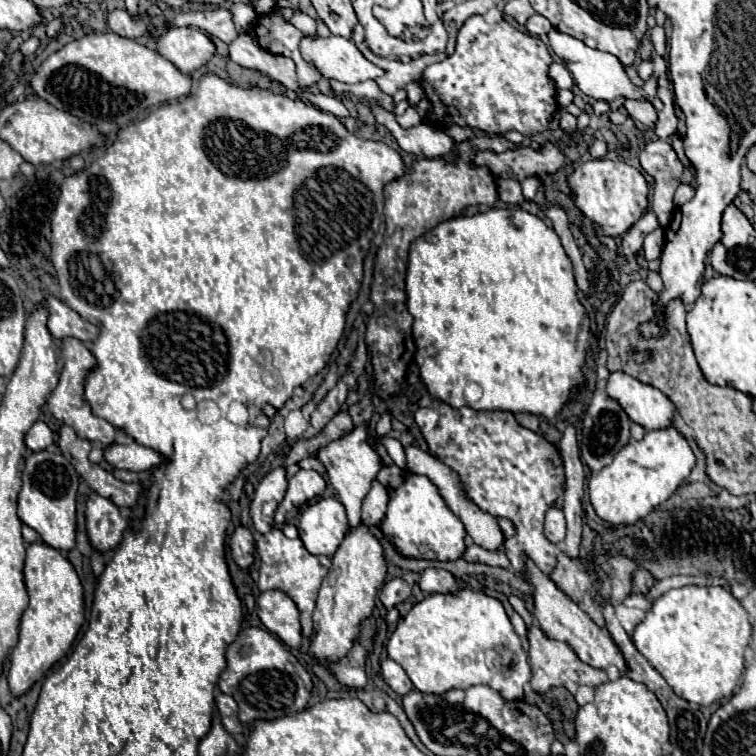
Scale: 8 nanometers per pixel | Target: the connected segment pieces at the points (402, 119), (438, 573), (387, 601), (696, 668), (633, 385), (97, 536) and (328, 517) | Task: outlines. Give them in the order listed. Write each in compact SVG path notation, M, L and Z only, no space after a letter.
M409 107L405 113L401 116L395 115L396 121L403 127L403 128L410 128L419 123L421 123L421 118L413 107Z
M425 568L419 578L419 588L421 588L421 592L427 592L427 594L455 592L463 586L467 586L467 584L455 580L455 576L451 572L441 570L441 568Z
M391 578L383 584L379 590L379 600L385 608L393 608L401 602L405 602L411 596L411 586L403 578Z
M681 586L659 596L647 610L643 622L639 622L631 634L635 648L657 668L663 678L669 682L677 696L683 696L689 702L699 706L709 706L717 700L731 698L733 690L743 672L743 652L751 638L749 614L741 602L723 586Z
M613 372L609 376L607 394L619 400L629 418L645 430L663 430L675 424L675 404L661 390L643 384L625 372Z
M91 492L87 498L87 534L95 550L109 552L111 548L117 548L123 540L123 532L129 528L129 520L119 514L119 508L99 496L97 492Z
M337 498L309 504L299 520L299 538L311 554L333 556L349 528L345 506Z

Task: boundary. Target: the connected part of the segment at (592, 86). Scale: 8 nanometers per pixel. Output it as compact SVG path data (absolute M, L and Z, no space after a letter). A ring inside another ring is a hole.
M551 28L549 34L549 46L551 50L557 54L557 58L561 58L567 66L567 70L571 72L575 84L579 86L579 90L591 98L597 100L605 100L611 102L615 98L633 98L633 100L653 100L657 97L658 79L652 75L649 80L644 83L644 86L635 86L629 76L625 74L625 66L621 64L621 60L609 52L601 52L595 48L589 48L583 40L577 40L569 34L561 34L559 30Z

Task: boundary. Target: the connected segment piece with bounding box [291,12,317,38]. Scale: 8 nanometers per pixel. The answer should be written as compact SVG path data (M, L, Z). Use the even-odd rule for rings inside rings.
M297 12L293 18L291 18L291 22L295 24L295 28L299 28L305 36L313 36L315 38L315 20L313 18L309 18L307 14L303 14L303 12Z

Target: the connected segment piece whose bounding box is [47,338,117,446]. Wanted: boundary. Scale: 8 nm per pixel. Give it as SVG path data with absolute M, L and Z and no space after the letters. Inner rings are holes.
M63 338L59 342L61 346L61 354L63 354L63 360L65 360L65 368L61 370L61 376L59 376L59 384L57 388L51 392L49 400L47 400L47 408L49 412L65 422L67 426L71 426L79 438L83 440L89 440L89 442L101 442L103 446L109 446L115 442L115 434L117 434L117 428L113 428L107 420L103 418L97 418L93 416L89 404L83 400L83 380L87 376L87 372L91 372L91 368L95 368L95 356L91 356L91 350L77 338Z

